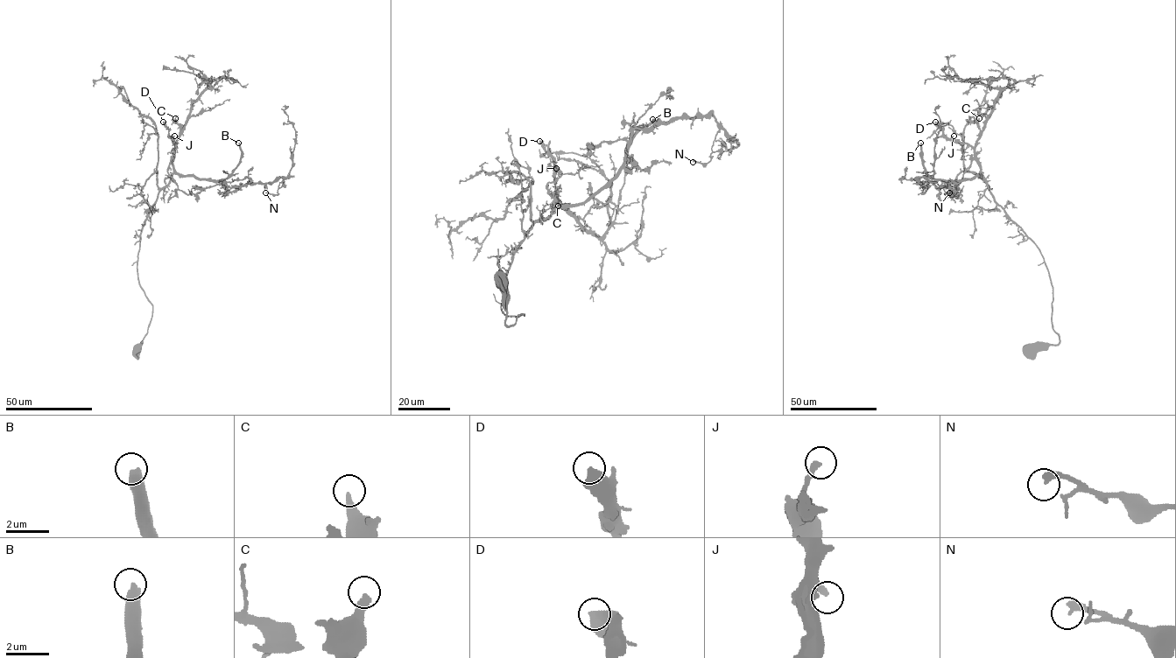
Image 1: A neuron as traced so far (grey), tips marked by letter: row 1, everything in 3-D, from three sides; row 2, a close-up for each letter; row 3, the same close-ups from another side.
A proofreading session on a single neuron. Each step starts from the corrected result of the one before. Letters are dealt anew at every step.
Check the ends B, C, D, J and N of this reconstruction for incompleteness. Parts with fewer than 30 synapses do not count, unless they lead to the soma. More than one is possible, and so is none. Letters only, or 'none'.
B, C

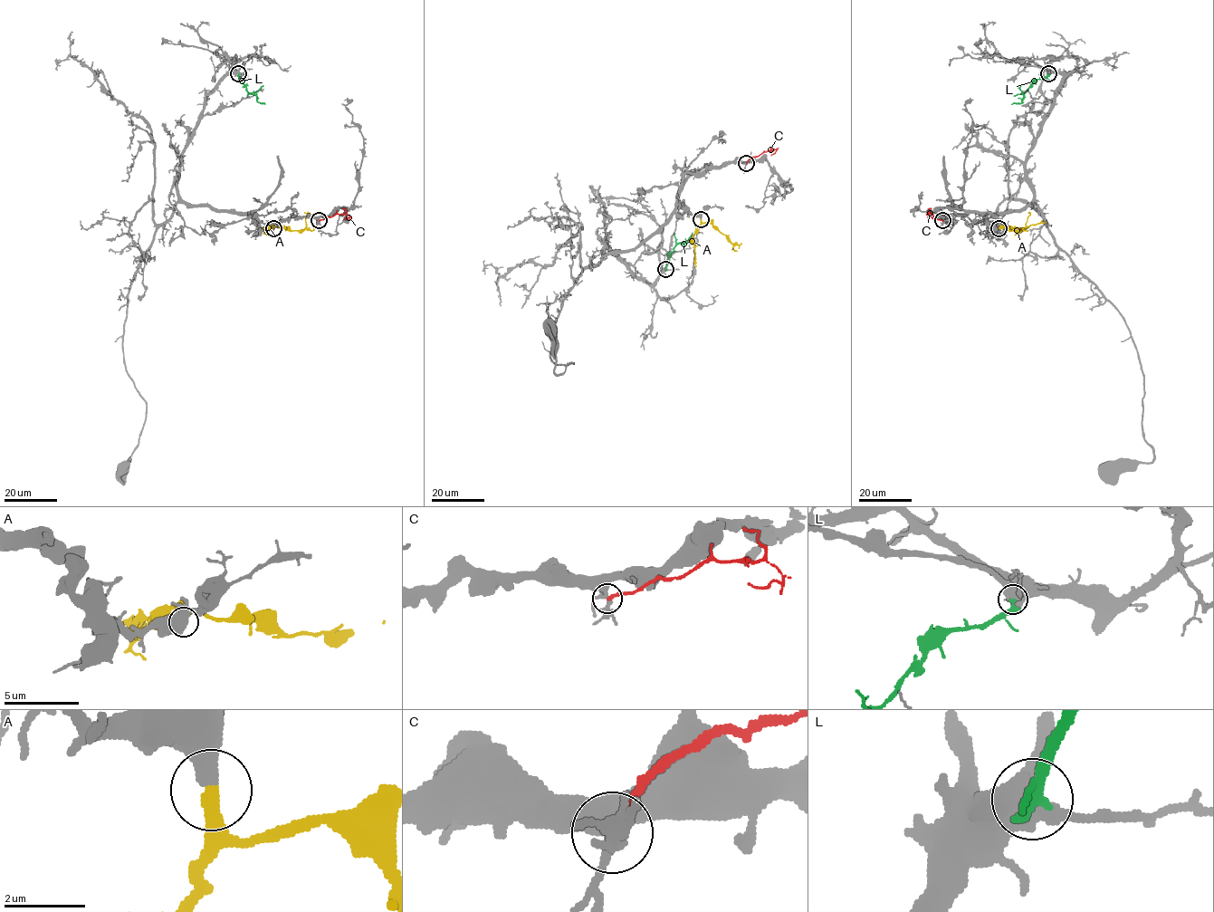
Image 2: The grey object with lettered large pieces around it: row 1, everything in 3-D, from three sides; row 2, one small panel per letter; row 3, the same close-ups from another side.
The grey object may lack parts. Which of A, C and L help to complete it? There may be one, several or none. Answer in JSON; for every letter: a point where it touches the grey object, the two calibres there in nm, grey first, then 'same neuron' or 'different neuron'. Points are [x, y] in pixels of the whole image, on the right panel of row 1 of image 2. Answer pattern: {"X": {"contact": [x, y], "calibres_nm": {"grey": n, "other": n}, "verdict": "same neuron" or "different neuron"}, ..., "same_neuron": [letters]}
{"A": {"contact": [998, 228], "calibres_nm": {"grey": 420, "other": 360}, "verdict": "same neuron"}, "C": {"contact": [942, 220], "calibres_nm": {"grey": 260, "other": 240}, "verdict": "different neuron"}, "L": {"contact": [1048, 73], "calibres_nm": {"grey": 460, "other": 260}, "verdict": "different neuron"}, "same_neuron": ["A"]}

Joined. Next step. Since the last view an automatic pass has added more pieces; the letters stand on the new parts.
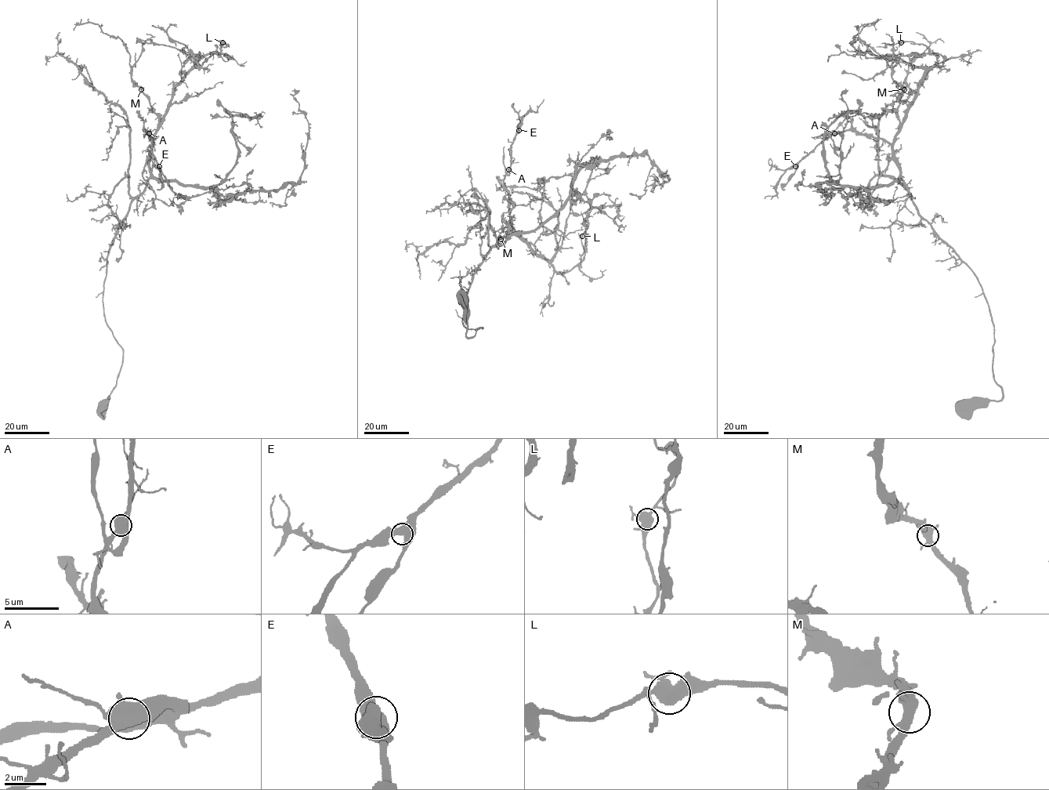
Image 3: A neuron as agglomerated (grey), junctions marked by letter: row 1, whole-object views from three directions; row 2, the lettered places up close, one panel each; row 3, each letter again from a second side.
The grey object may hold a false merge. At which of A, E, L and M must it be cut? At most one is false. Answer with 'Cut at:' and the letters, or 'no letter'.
Cut at: A

